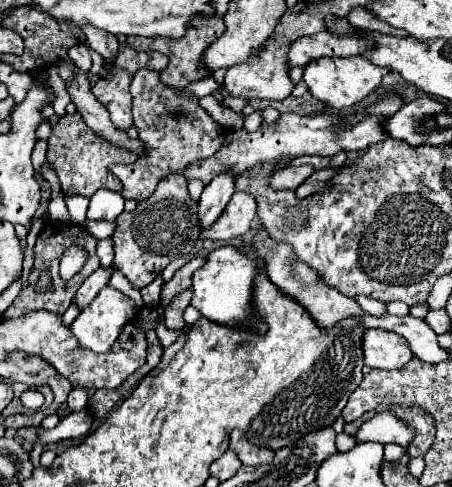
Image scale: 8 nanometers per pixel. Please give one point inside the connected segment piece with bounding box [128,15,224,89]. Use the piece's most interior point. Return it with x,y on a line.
185,54

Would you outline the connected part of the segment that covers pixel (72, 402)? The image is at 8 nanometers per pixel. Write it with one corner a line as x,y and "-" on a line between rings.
72,389
68,395
68,405
72,411
82,411
88,405
88,395
84,389

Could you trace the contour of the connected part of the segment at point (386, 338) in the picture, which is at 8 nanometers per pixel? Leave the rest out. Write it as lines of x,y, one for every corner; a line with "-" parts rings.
382,329
364,331
362,351
364,363
372,369
402,369
412,359
406,339

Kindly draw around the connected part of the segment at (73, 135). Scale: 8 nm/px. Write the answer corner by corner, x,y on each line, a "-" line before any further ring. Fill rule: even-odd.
70,113
70,115
60,117
58,123
52,127
52,135
48,139
48,161
54,165
60,185
62,185
62,193
66,195
84,195
90,199
98,189
110,189
110,191
120,193
122,183
116,175
108,171
108,165
132,163
136,159
138,155
134,151
112,145
100,135
94,135
92,129
84,123
80,113

